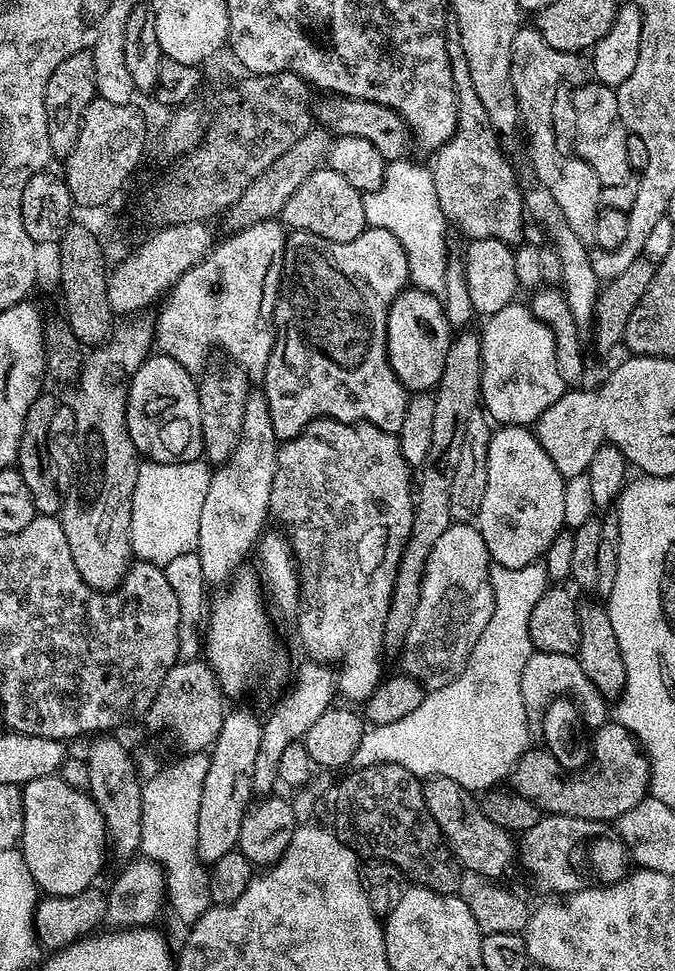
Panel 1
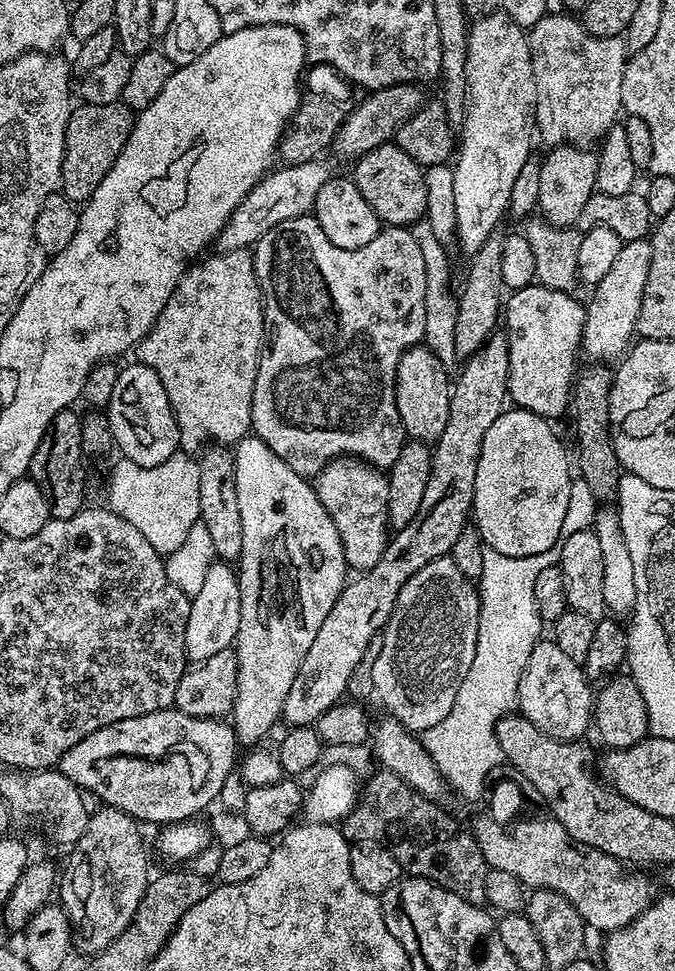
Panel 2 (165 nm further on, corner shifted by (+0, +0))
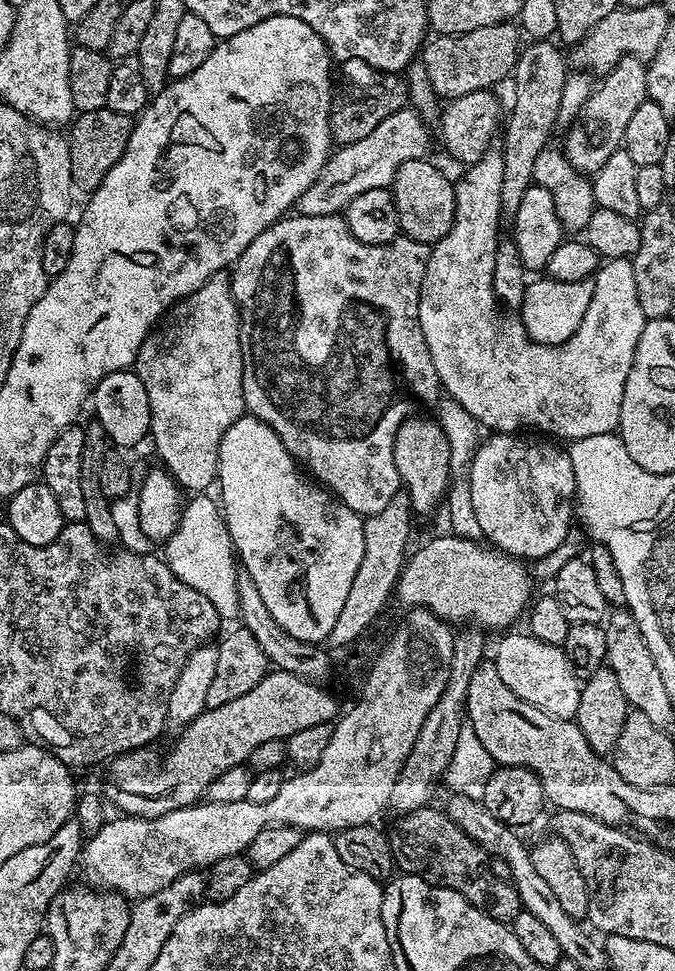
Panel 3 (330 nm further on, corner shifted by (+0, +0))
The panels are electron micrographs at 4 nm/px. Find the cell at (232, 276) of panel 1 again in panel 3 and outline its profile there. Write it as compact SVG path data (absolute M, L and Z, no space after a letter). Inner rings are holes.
M217 274L209 278L205 284L198 286L198 290L194 290L194 294L190 294L185 300L178 304L173 304L163 316L160 317L155 328L149 332L147 338L142 342L142 346L136 355L136 363L134 371L138 378L142 378L142 386L146 386L146 398L150 398L150 441L156 447L156 452L160 455L160 460L165 464L167 475L176 481L181 489L187 490L189 493L200 494L208 487L215 485L218 480L220 471L220 443L226 434L226 430L230 430L230 426L234 426L234 422L238 422L240 416L245 415L244 395L242 394L242 350L240 349L240 308L236 305L236 299L232 293L232 281L227 275Z

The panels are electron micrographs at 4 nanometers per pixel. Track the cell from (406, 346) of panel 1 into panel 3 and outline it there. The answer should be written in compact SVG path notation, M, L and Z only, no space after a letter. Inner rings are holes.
M409 418L404 420L402 426L398 426L398 434L394 434L394 466L400 475L400 483L408 497L408 504L417 517L430 515L439 504L441 507L452 479L450 448L442 426L435 419L415 420L415 418Z

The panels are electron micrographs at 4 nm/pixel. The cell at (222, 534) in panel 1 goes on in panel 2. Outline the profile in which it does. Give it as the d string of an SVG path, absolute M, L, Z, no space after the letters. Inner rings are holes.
M213 562L206 574L206 582L202 582L202 590L198 590L198 594L191 597L191 602L190 618L186 622L185 657L189 661L199 662L218 654L218 650L233 647L238 634L238 622L240 621L240 581L237 569L228 562Z

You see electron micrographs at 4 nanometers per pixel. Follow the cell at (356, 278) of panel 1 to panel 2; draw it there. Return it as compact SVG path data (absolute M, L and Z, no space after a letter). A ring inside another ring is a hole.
M309 214L290 218L269 230L252 252L254 270L258 278L258 286L264 303L264 331L266 339L260 350L260 361L254 378L254 394L252 395L252 432L259 440L266 442L290 470L294 470L305 478L315 478L330 461L341 456L351 456L363 460L365 464L381 470L394 466L402 446L406 443L406 433L400 425L398 406L396 405L396 371L402 354L408 348L415 348L424 340L426 330L426 262L421 241L404 226L385 227L367 246L358 250L342 250L342 246L334 246L330 238L318 226L315 215Z

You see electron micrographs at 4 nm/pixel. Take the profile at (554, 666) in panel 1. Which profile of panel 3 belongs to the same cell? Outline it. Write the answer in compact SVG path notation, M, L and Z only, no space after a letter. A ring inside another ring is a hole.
M509 631L496 644L494 663L502 682L530 706L538 706L542 714L550 714L559 720L573 719L578 710L578 698L582 687L581 677L566 658L563 647L555 648L546 642L538 642L527 631Z

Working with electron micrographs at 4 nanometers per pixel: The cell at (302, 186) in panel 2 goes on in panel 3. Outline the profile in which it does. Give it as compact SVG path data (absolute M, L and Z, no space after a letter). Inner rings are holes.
M409 106L399 108L371 134L366 134L366 138L337 147L328 157L318 178L297 200L295 211L302 216L334 216L343 213L348 204L358 198L358 194L388 188L402 162L422 160L429 155L428 134L430 128L423 124L415 110Z

